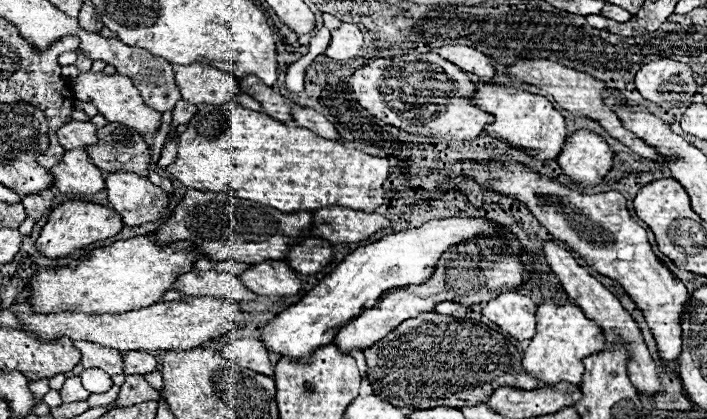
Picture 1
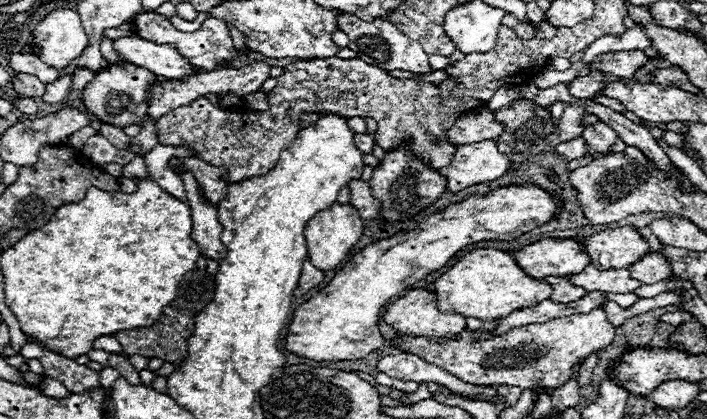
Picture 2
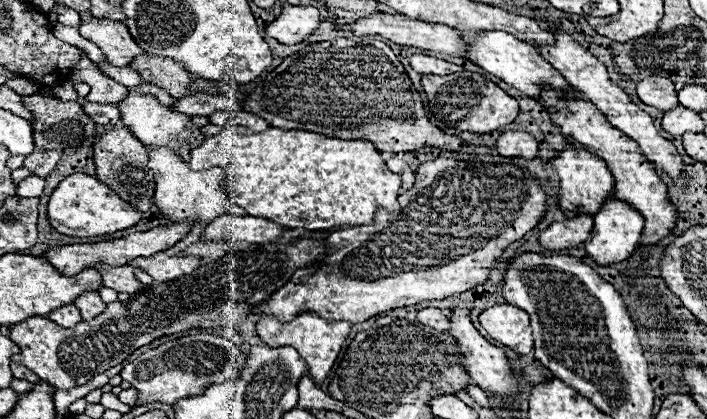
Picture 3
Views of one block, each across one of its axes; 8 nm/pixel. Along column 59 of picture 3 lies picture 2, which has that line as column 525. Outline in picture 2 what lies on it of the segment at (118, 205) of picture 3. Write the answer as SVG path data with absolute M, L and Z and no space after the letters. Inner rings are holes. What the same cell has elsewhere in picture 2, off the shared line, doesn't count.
M534 184L496 188L488 196L468 196L442 212L430 214L410 232L378 240L358 254L326 284L316 296L300 304L290 320L286 348L302 358L316 362L360 360L384 346L378 330L378 314L388 300L400 296L410 284L448 264L464 246L482 240L514 240L520 234L548 222L558 210L560 200Z

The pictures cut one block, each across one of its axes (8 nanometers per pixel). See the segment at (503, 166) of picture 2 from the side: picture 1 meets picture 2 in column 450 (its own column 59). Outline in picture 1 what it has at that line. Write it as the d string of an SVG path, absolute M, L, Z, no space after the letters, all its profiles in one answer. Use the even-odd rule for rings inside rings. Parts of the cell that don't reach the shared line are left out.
M84 148L66 150L62 160L50 170L54 186L66 194L96 194L104 188L104 176L100 168L96 168Z

